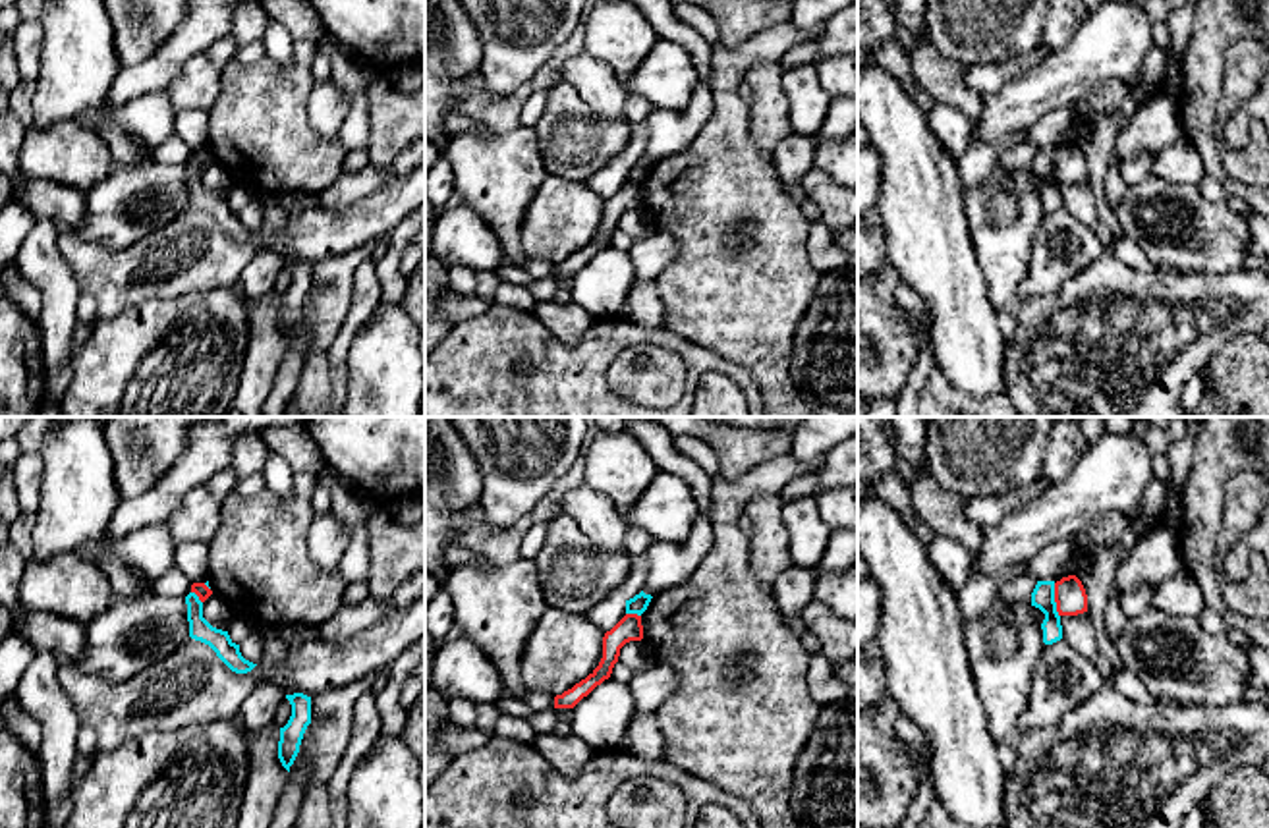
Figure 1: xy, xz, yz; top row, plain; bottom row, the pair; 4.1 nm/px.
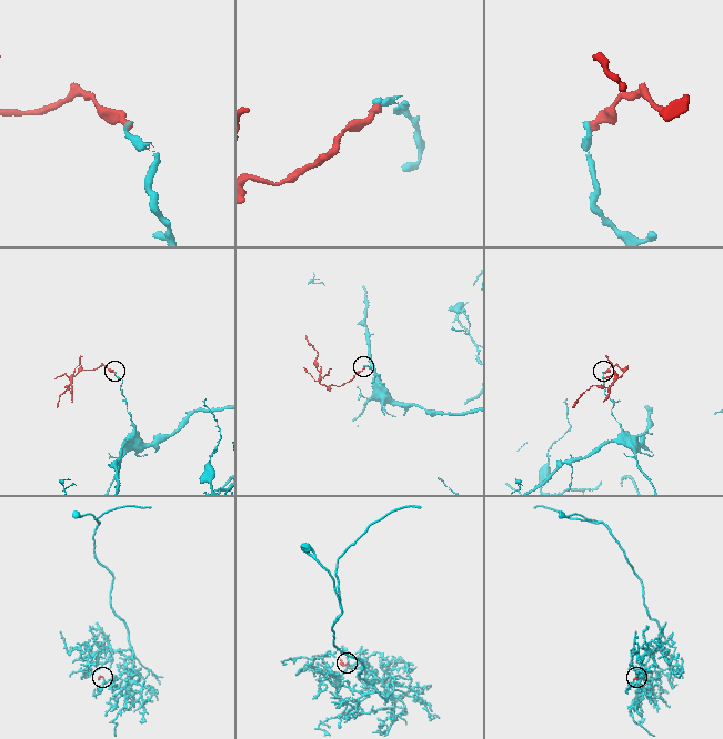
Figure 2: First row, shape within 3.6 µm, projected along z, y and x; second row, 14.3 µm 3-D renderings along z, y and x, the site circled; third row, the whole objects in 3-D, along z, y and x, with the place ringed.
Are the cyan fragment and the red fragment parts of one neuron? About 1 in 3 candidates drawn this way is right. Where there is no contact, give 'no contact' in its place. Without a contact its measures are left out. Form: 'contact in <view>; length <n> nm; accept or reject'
contact in yz; length 150 nm; reject

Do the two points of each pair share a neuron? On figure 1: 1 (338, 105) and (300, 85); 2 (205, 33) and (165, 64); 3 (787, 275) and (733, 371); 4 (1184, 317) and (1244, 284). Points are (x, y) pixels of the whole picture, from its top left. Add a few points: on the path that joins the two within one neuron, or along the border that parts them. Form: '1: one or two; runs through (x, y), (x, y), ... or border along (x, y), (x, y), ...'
1: two; border along (315, 82), (308, 101), (308, 120), (323, 136)
2: one; runs through (196, 33), (174, 55)
3: two; border along (696, 344), (742, 365), (761, 396)
4: one; runs through (1200, 313), (1221, 307), (1229, 300)

